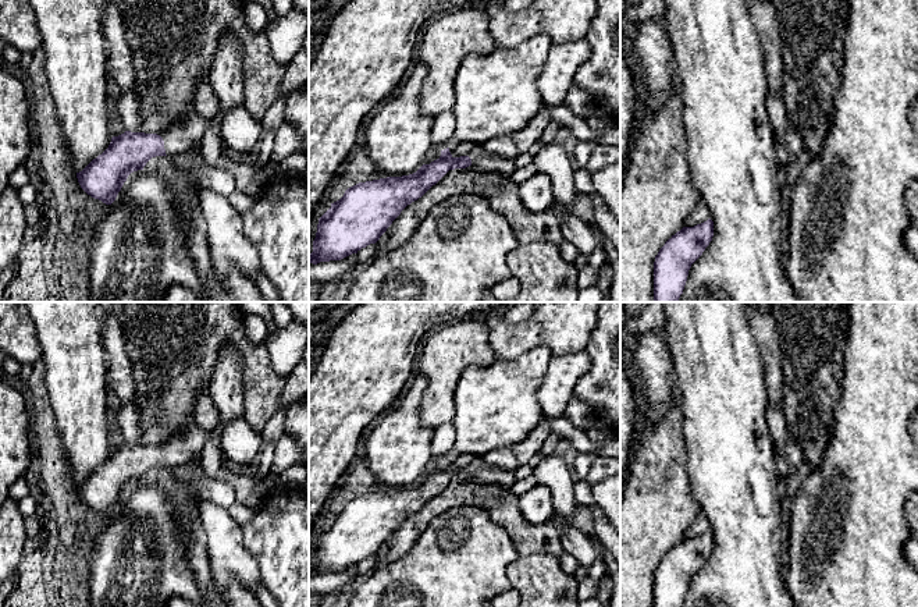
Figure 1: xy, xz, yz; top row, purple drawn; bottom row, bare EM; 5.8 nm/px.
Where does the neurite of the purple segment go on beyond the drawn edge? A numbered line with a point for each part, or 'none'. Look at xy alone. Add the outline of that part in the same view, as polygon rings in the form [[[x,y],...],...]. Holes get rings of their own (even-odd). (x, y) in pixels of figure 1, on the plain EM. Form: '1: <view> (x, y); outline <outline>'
1: xy (182, 447); outline [[[193,420],[184,432],[175,434],[163,446],[166,466],[188,465],[192,458],[202,454],[204,443],[206,433]]]

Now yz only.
none

